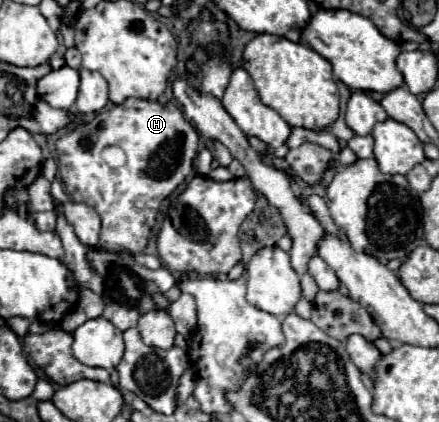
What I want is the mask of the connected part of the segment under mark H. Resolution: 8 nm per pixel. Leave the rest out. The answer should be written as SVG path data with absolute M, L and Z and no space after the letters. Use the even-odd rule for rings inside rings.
M129 97L121 105L97 113L91 121L77 125L75 131L57 141L59 173L69 197L91 205L101 217L99 245L115 251L145 249L155 215L165 197L169 197L193 171L199 135L185 121L181 109L173 103ZM117 145L125 153L125 163L115 167L99 155L105 147Z

